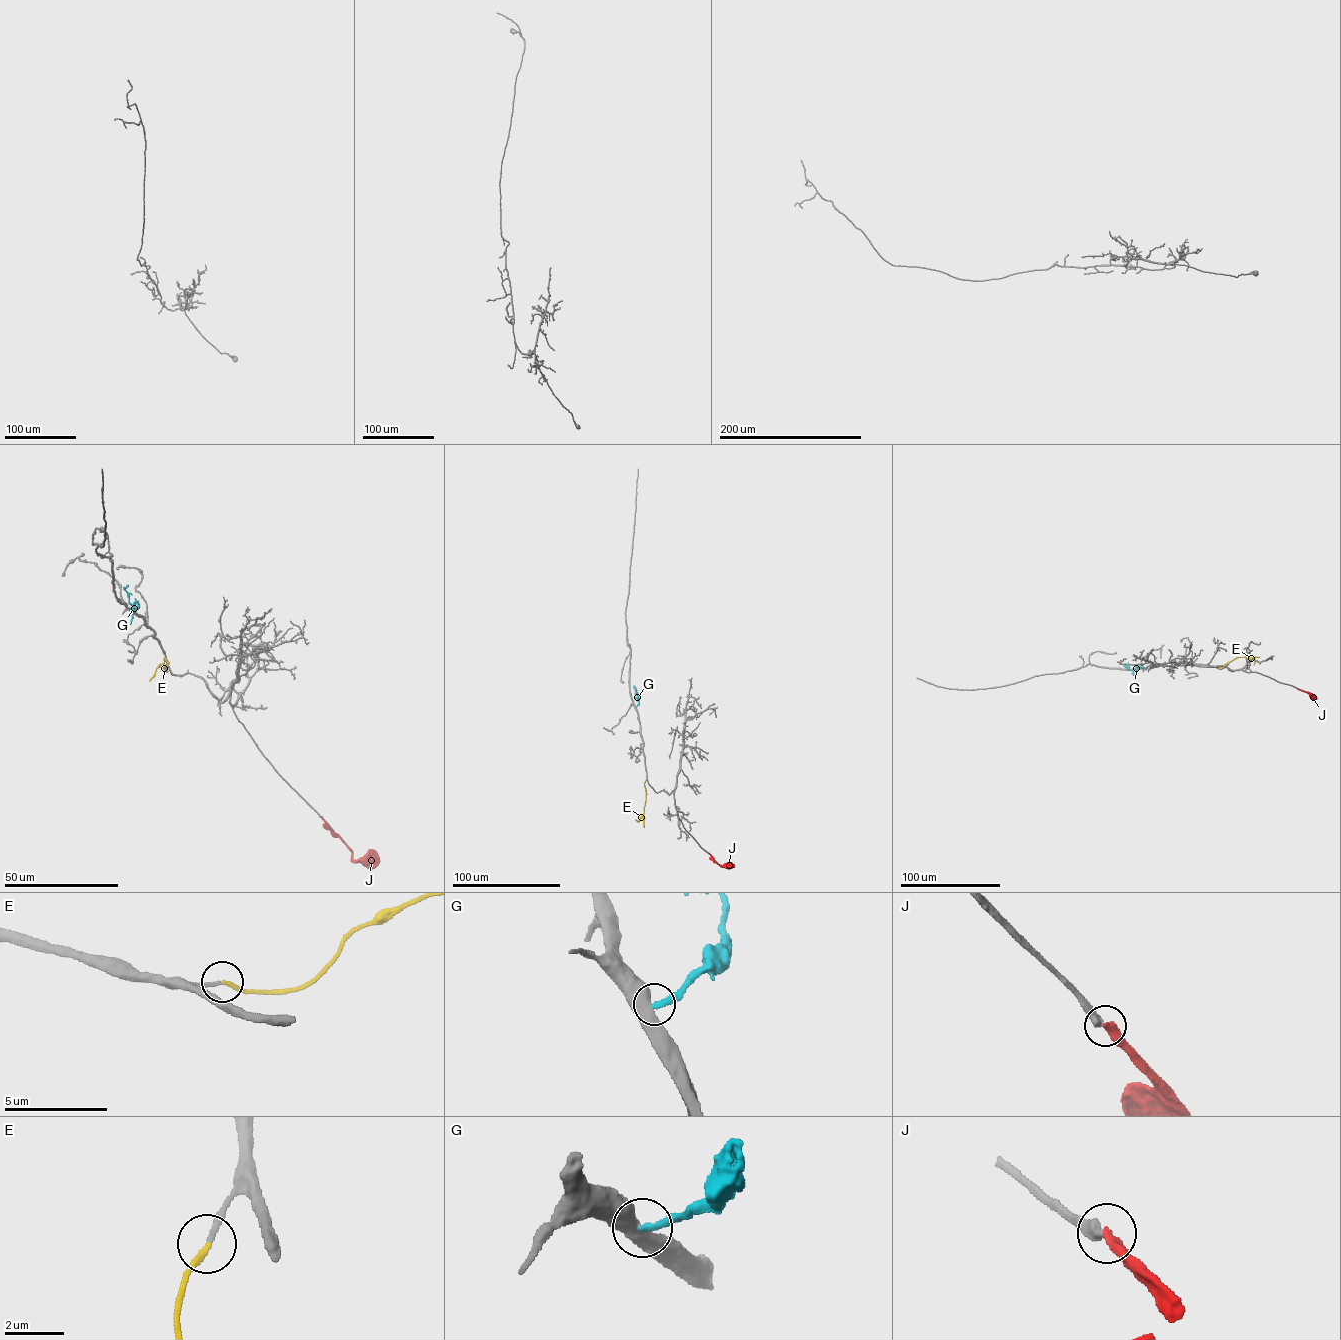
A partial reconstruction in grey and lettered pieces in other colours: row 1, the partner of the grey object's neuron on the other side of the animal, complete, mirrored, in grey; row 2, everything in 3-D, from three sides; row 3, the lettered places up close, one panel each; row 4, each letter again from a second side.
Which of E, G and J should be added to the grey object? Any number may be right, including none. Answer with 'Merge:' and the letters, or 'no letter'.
Merge: E

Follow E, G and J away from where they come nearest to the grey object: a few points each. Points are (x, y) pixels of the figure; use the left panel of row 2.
E: (164, 665), (163, 669), (167, 664), (165, 657), (149, 681)
G: (132, 610), (138, 604), (134, 603), (133, 608), (129, 603), (127, 585)
J: (321, 817), (351, 852), (353, 859), (379, 859)

